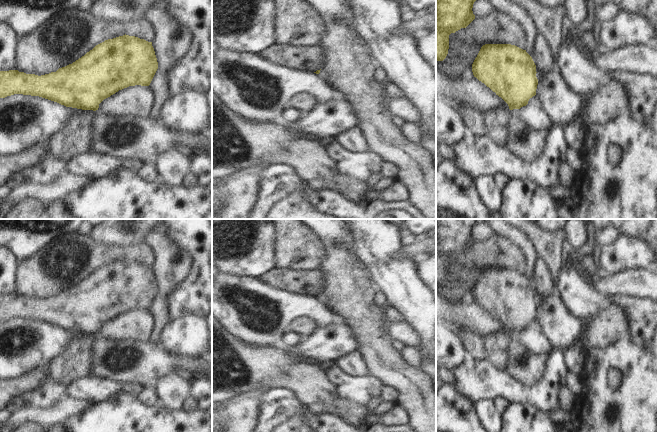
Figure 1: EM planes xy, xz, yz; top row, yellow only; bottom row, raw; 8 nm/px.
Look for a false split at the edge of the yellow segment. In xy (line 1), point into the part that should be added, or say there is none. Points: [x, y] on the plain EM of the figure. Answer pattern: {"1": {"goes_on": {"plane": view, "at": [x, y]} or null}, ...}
{"1": {"goes_on": null}}

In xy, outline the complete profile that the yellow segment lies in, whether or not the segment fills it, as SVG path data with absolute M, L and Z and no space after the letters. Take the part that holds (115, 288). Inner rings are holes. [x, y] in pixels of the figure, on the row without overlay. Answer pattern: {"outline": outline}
{"outline": "M125 258L105 264L56 296L38 300L18 294L0 295L0 322L14 318L39 320L66 331L96 335L104 323L119 314L135 309L149 310L157 293L152 266Z"}

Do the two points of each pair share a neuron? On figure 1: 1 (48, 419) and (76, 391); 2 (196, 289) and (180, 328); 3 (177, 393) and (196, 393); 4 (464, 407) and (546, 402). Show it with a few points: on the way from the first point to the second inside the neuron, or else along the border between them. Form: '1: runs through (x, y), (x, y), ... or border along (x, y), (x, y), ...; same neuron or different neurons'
1: border along (68, 396), (87, 399), (93, 402); different neurons
2: border along (201, 317), (181, 314), (170, 318); different neurons
3: border along (192, 384), (189, 395); different neurons
4: border along (455, 390), (465, 395), (474, 404); different neurons

